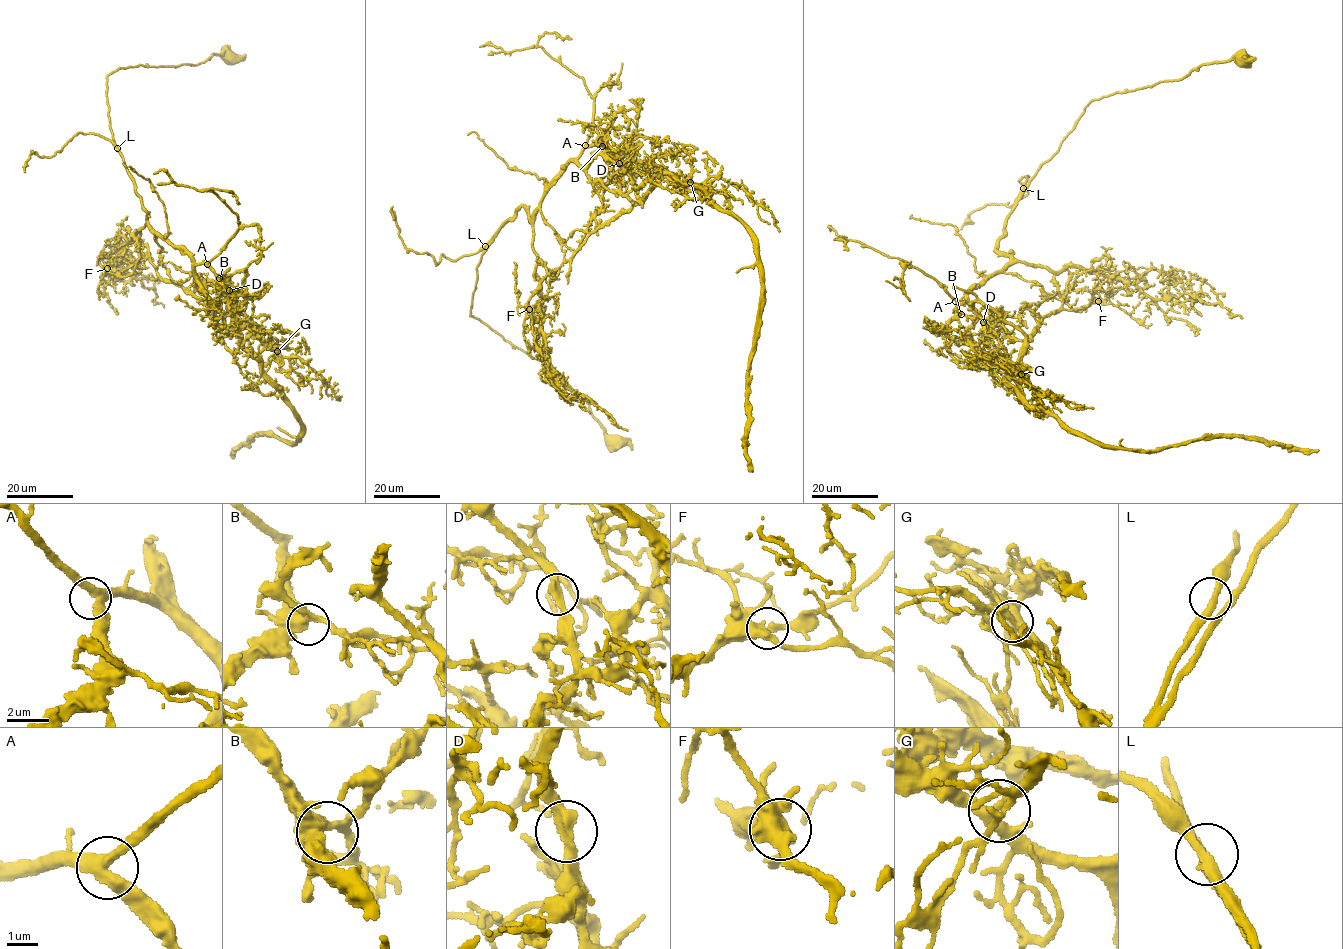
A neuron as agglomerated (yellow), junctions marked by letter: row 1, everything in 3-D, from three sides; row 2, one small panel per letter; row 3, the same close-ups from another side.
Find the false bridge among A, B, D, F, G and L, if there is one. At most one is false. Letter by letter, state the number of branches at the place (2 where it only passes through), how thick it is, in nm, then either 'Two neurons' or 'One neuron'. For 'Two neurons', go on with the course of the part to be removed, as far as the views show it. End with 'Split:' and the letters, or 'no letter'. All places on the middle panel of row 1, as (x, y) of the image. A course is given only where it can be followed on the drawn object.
A: Branches: 3. Thickness 360 nm. One neuron
B: Branches: 3. Thickness 360 nm. One neuron
D: Branches: 2. Thickness 340 nm. Two neurons. Course of the part to remove: (619, 164), (614, 154), (629, 159), (640, 202), (664, 173), (695, 185), (758, 250), (752, 472)
F: Branches: 3. Thickness 380 nm. One neuron
G: Branches: 3. Thickness 320 nm. One neuron
L: Branches: 2. Thickness 320 nm. One neuron
Split: D

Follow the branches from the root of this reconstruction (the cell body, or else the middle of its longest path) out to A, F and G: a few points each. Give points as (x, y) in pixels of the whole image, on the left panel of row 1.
A: (227, 55), (213, 53), (195, 65), (119, 68), (107, 80), (113, 142), (148, 226), (195, 263), (207, 264)
F: (227, 55), (107, 77), (113, 142), (147, 215), (133, 271), (120, 277), (107, 268)
G: (227, 55), (112, 71), (110, 124), (148, 226), (189, 254), (214, 322), (253, 326), (277, 351)

